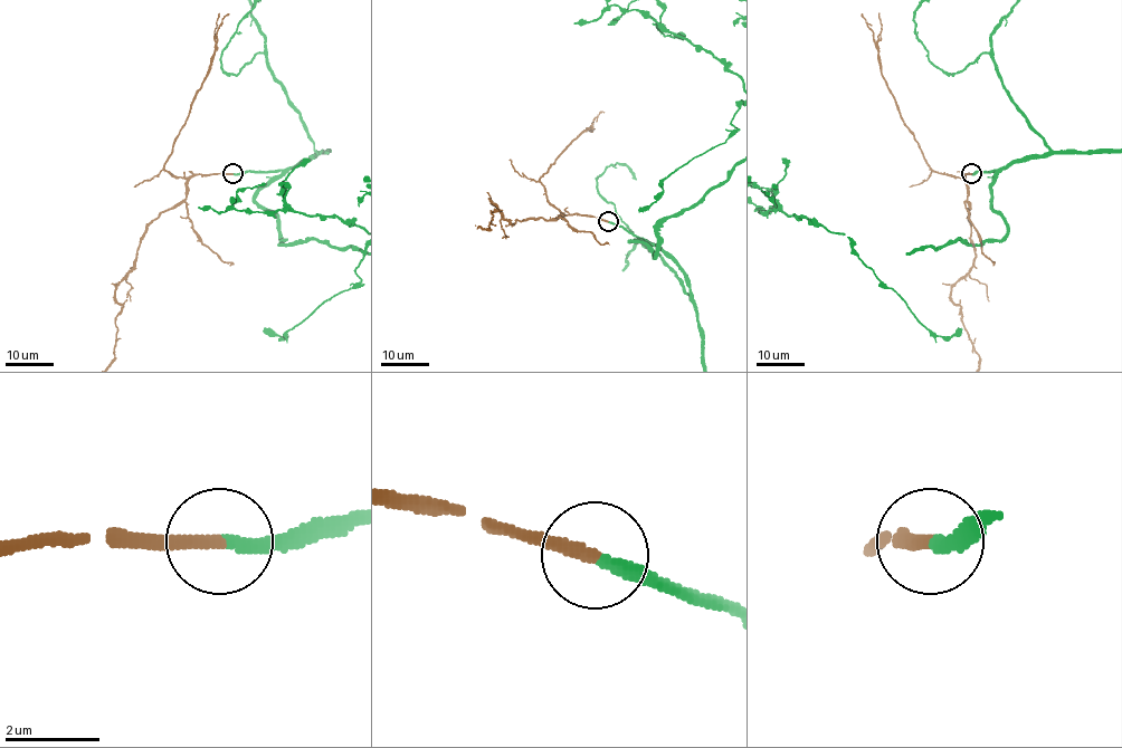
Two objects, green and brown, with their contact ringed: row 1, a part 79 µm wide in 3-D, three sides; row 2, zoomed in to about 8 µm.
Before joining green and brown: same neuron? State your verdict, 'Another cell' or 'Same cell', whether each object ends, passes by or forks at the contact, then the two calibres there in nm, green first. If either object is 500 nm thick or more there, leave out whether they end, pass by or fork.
Same cell. At the ring green ends. At the ring brown ends. Thickness 260 nm (green) against 280 nm

